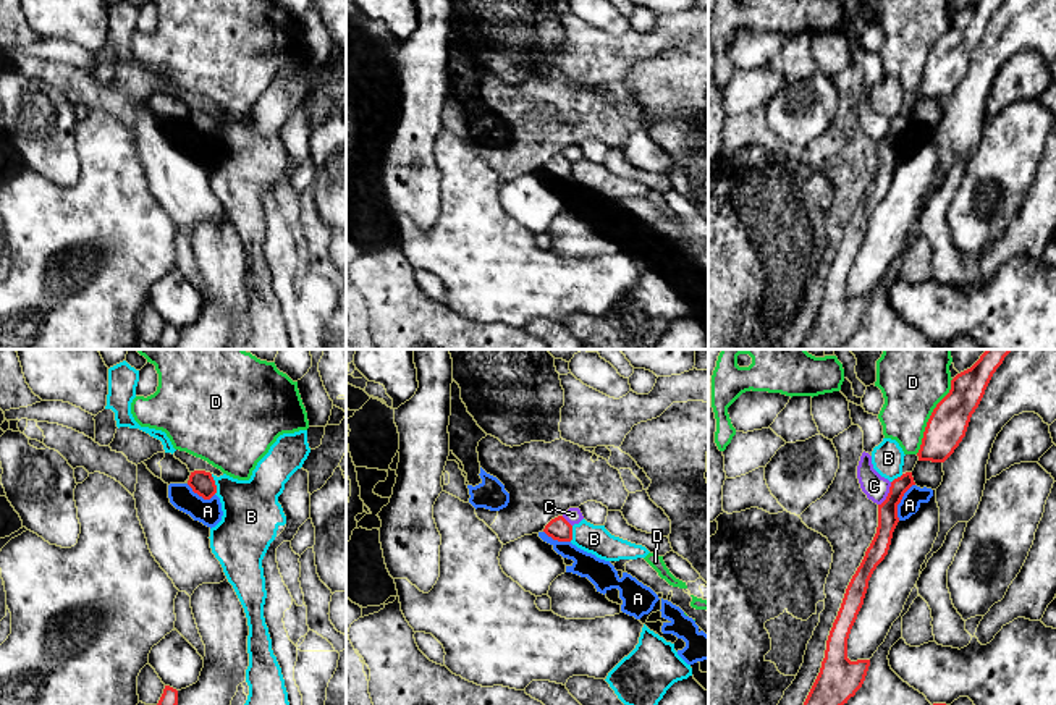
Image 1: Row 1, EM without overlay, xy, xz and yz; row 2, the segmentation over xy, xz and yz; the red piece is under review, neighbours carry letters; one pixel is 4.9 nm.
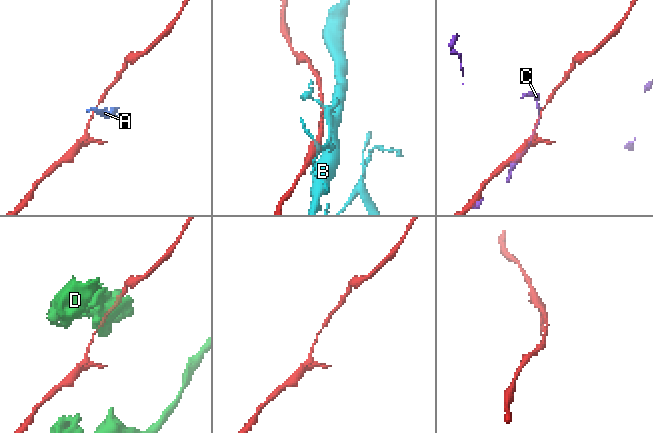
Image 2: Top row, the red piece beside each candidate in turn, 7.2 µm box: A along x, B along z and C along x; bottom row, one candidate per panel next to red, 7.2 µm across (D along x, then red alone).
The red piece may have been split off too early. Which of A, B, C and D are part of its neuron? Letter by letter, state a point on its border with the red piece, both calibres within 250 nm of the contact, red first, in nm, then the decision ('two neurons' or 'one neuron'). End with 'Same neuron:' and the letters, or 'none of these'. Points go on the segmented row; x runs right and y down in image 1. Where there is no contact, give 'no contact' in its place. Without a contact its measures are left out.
A: yz (899, 502) | 100/100 nm | two neurons
B: xy (214, 484) | 120/280 nm | two neurons
C: yz (888, 493) | 100/120 nm | two neurons
D: yz (930, 416) | 200/360 nm | two neurons
Same neuron: none of these

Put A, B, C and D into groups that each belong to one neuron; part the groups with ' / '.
A / B / C / D

